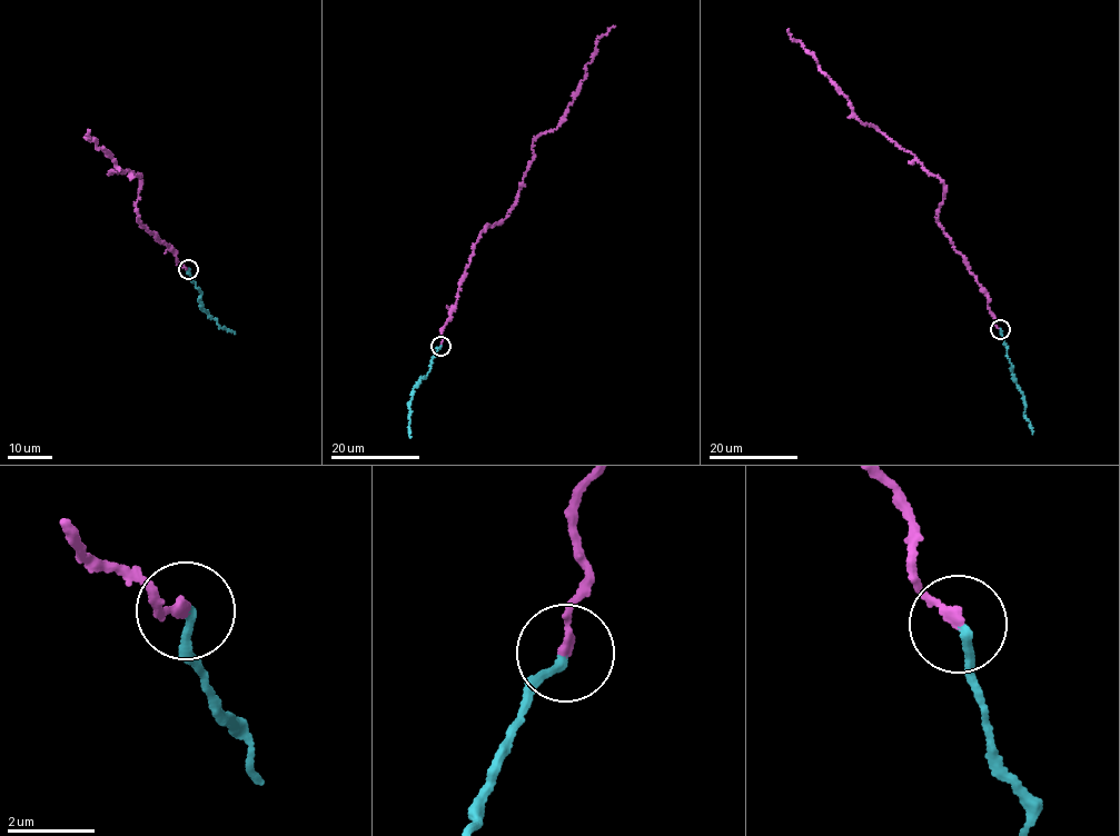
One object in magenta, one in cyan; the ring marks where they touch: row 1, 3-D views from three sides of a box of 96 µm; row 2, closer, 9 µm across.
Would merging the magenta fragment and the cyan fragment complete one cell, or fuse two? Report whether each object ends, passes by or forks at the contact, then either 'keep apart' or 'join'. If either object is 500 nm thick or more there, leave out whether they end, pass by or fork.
magenta ends; cyan ends; join

